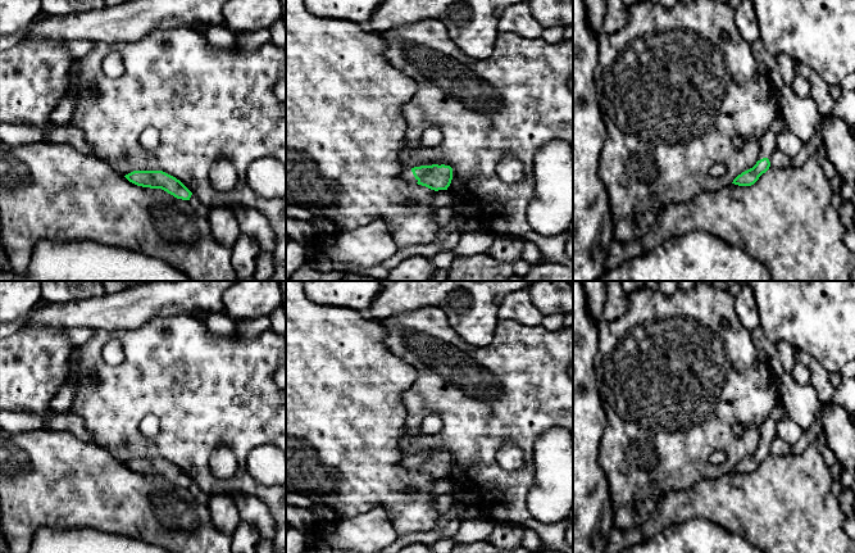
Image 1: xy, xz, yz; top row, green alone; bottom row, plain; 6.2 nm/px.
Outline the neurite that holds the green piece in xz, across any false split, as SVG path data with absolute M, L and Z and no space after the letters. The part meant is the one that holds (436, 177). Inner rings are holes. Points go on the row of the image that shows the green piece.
M445 164L420 166L411 169L404 169L401 178L408 183L418 183L436 192L450 192L452 168Z

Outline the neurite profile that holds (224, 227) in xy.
M229 207L212 208L208 221L214 239L228 249L231 249L241 236L241 228Z

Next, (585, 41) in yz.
M573 0L573 281L596 281L605 271L605 258L614 237L614 218L609 205L609 192L599 176L600 157L608 139L601 118L595 87L599 62L599 38L590 30L583 0Z

